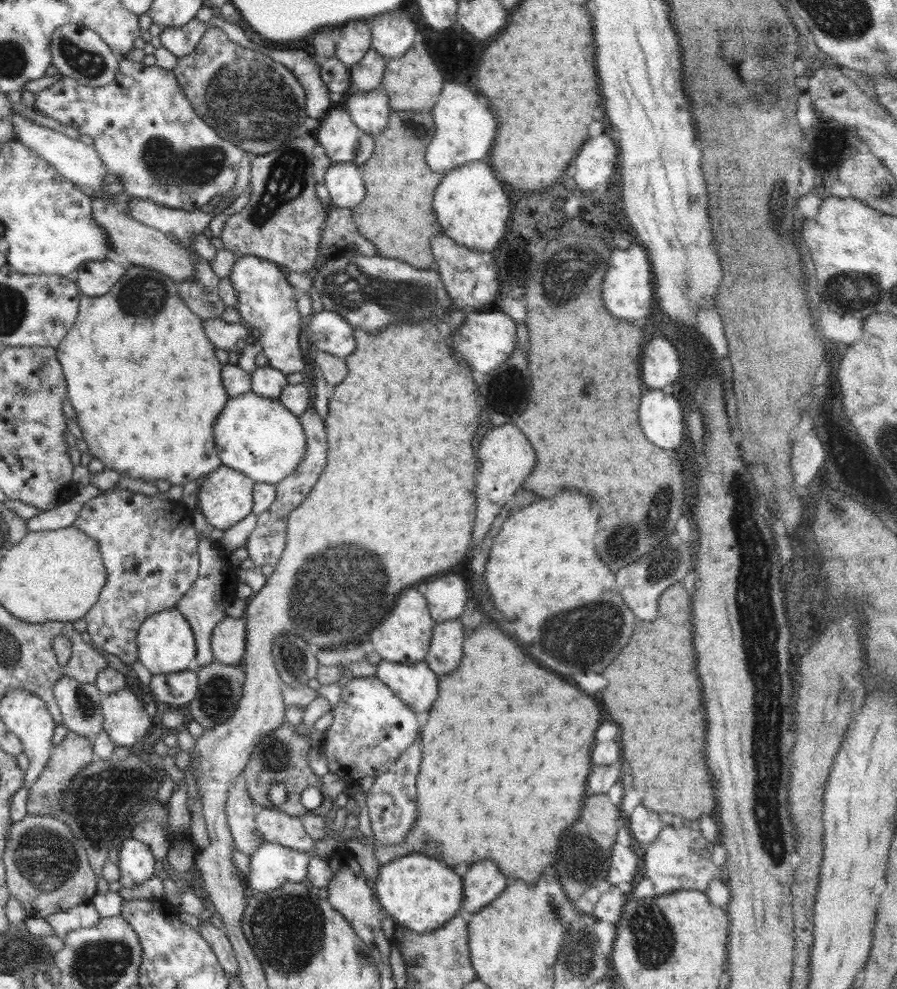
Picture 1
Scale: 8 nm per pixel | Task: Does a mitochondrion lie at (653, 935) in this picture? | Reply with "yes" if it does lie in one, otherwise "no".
yes

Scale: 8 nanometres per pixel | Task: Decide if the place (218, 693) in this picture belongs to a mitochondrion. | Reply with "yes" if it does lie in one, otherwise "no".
yes

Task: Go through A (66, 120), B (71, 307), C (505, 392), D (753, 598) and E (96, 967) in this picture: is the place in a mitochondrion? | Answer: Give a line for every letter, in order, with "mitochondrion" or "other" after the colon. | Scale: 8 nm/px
A: other
B: other
C: mitochondrion
D: mitochondrion
E: mitochondrion

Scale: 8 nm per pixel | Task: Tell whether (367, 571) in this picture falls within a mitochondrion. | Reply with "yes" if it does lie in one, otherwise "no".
yes

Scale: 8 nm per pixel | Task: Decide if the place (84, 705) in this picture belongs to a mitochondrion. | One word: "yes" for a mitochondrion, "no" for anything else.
yes

